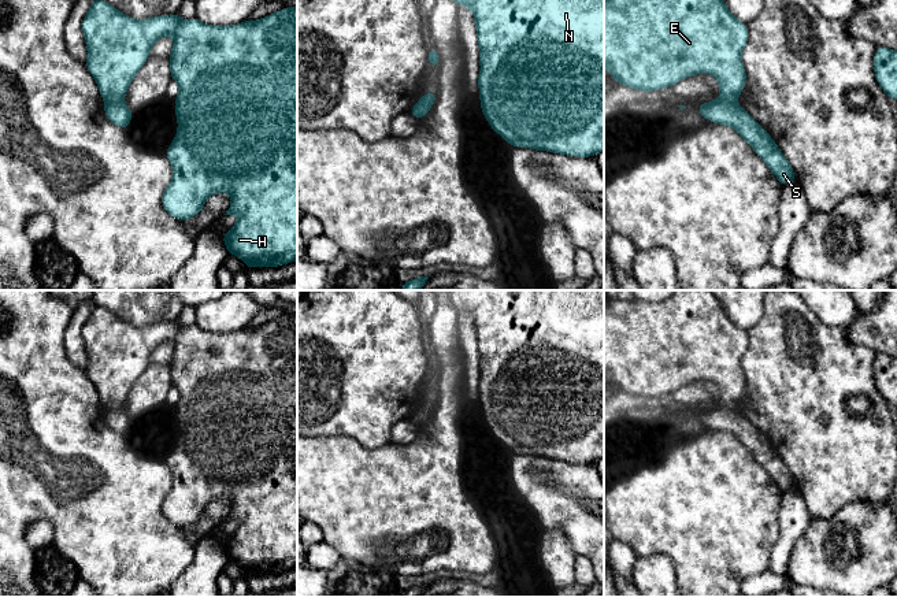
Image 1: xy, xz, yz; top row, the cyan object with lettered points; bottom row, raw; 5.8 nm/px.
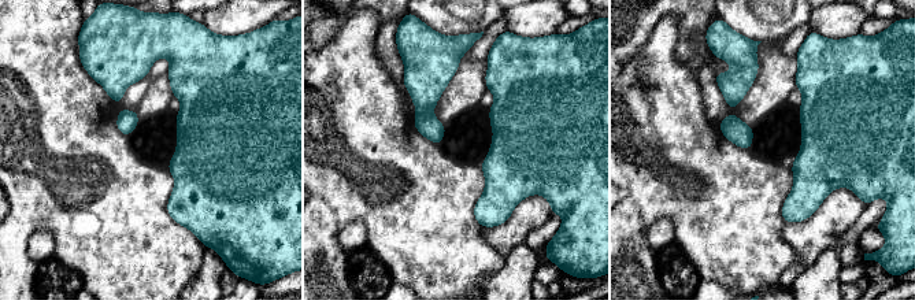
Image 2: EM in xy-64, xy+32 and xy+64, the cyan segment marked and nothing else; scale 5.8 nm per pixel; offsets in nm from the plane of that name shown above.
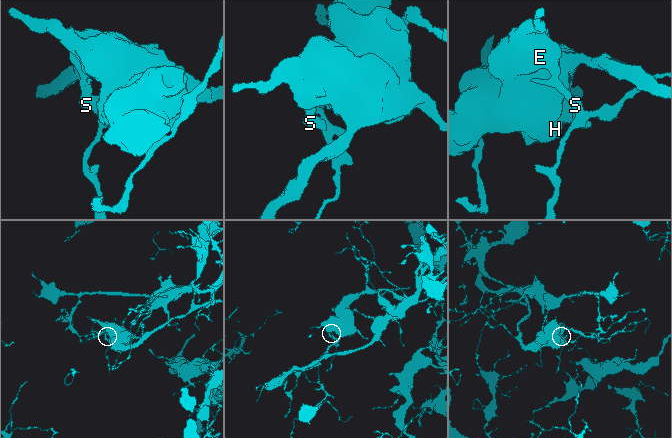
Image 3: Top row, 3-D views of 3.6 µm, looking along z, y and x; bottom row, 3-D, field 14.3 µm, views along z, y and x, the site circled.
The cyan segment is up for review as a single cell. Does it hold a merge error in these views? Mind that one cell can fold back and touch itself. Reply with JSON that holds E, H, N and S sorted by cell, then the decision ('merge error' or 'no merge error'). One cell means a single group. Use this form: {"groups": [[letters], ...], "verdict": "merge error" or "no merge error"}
{"groups": [["E", "H", "N"], ["S"]], "verdict": "merge error"}

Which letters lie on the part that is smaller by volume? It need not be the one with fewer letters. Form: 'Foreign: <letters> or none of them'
Foreign: S

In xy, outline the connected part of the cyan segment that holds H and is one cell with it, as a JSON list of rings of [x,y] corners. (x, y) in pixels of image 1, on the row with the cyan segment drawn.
[[[93,0],[85,18],[82,19],[82,31],[88,49],[86,68],[94,78],[99,92],[105,104],[122,101],[133,78],[148,60],[149,51],[163,36],[173,37],[173,51],[170,53],[171,78],[179,86],[179,93],[174,100],[178,130],[173,144],[164,152],[173,167],[173,178],[167,185],[162,205],[167,214],[178,220],[186,220],[196,216],[205,204],[205,200],[219,192],[231,196],[230,208],[225,215],[238,215],[238,222],[222,237],[227,253],[238,256],[247,268],[253,267],[279,267],[297,260],[297,5],[267,15],[259,21],[245,21],[231,26],[211,26],[200,22],[197,18],[181,19],[178,14],[152,16],[148,19],[133,19],[110,5],[104,0]]]

